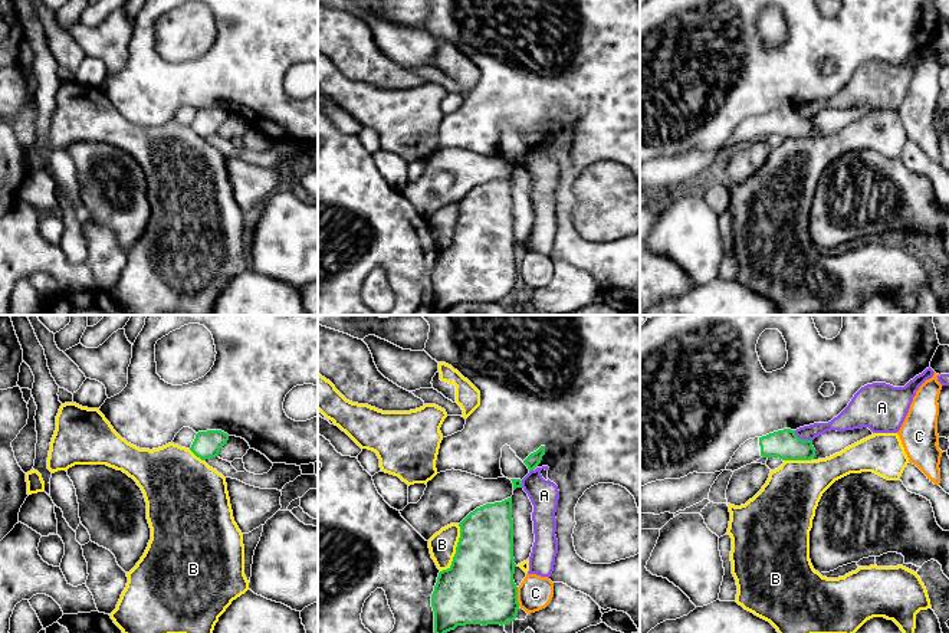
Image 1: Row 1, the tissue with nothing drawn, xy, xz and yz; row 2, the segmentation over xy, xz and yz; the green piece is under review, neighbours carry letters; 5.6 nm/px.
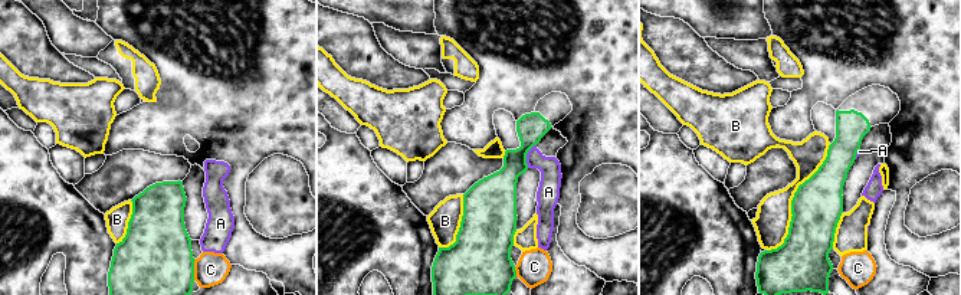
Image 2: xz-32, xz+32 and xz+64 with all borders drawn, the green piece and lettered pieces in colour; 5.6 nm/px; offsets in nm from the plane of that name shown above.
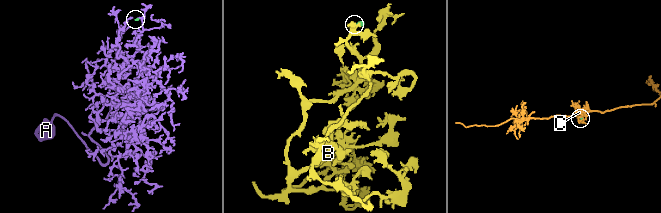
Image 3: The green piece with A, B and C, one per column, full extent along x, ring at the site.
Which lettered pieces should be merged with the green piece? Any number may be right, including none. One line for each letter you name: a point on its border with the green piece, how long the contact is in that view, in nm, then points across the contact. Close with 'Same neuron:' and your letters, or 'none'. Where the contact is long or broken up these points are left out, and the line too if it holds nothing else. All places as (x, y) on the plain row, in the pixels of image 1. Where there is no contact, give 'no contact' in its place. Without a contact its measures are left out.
Same neuron: none

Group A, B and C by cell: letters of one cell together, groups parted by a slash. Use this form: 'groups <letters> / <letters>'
groups A / B / C

